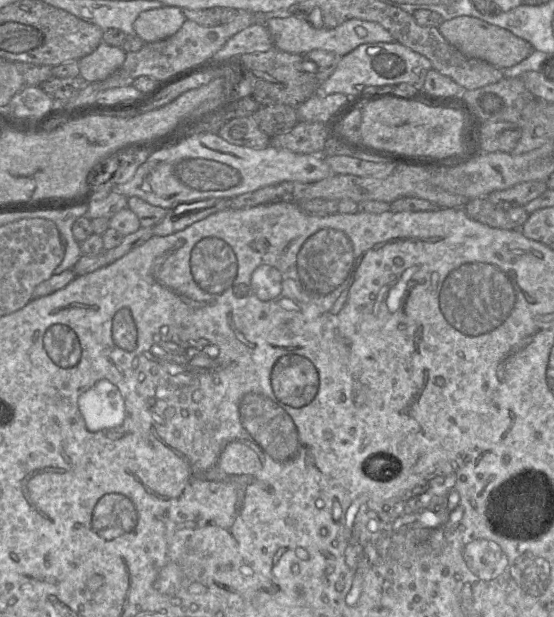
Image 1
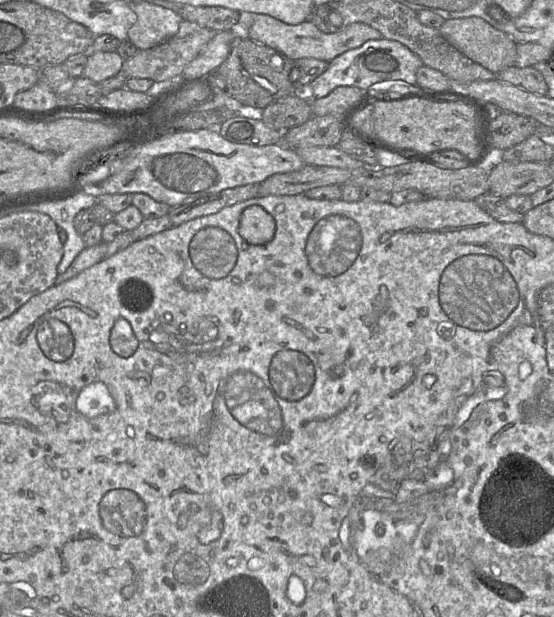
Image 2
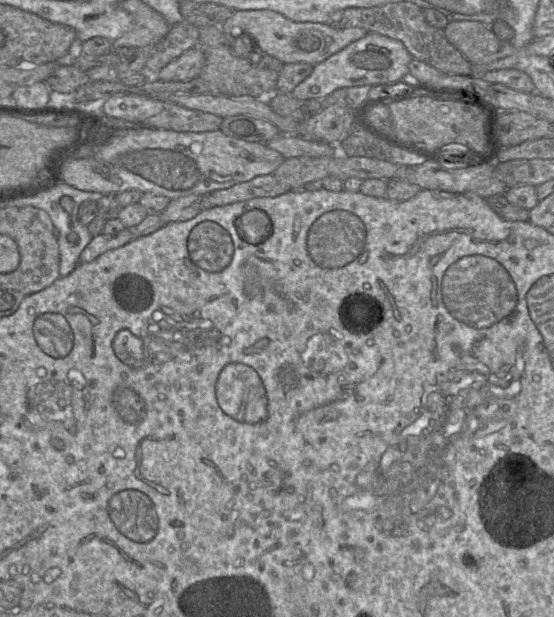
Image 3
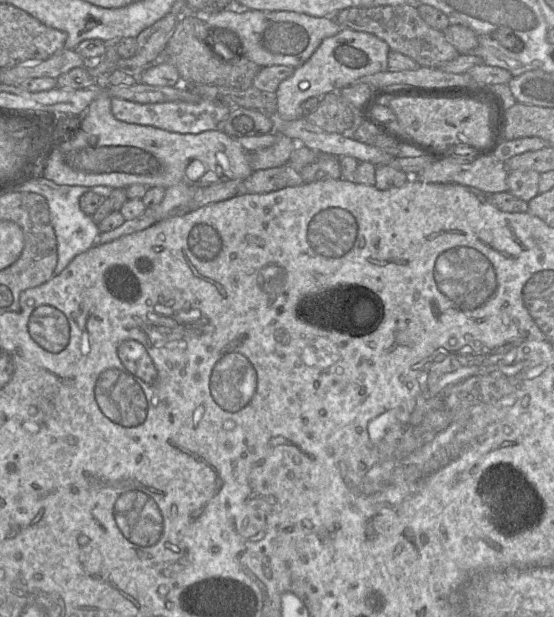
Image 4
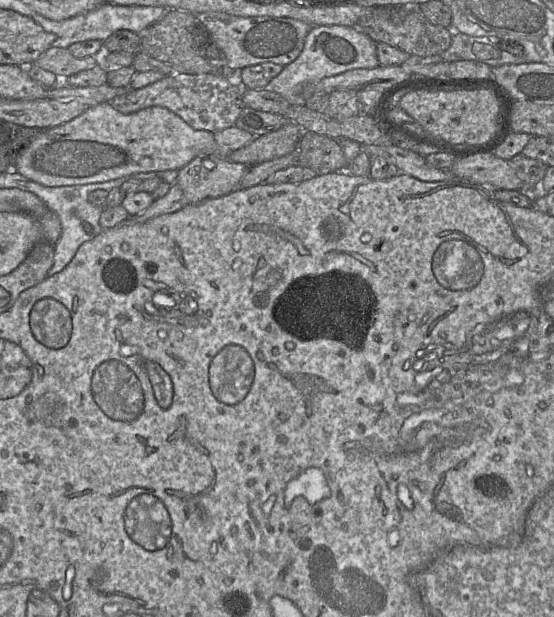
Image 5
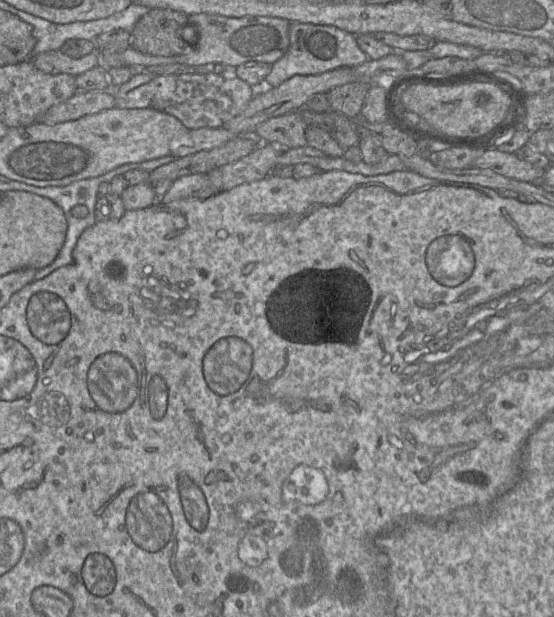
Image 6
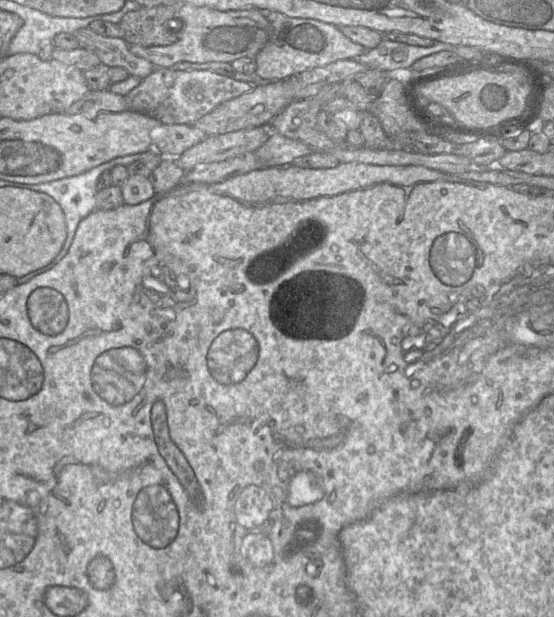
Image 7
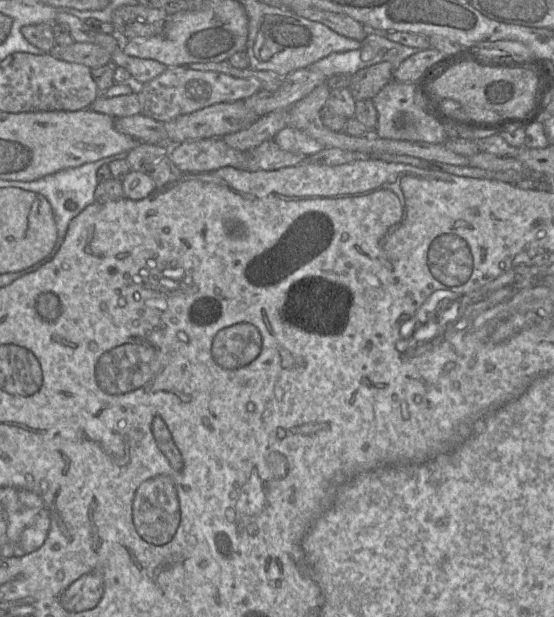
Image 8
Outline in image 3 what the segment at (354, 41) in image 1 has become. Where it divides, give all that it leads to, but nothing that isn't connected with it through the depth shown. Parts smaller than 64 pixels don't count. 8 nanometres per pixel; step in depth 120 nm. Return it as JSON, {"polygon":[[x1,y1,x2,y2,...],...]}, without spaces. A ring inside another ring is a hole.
{"polygon":[[267,9,234,11,221,28,224,31,239,31,239,37,249,36,263,52,283,64,305,62,316,65,368,34,359,27,336,29,327,23,295,22]]}

